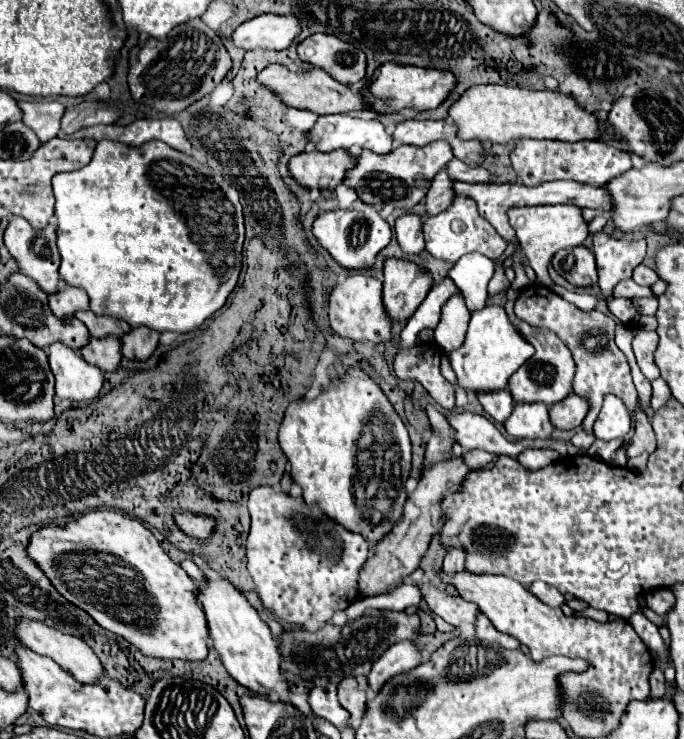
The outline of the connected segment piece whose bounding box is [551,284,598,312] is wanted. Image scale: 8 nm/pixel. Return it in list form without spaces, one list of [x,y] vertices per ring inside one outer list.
[[[557,284],[553,285],[551,289],[568,302],[576,304],[580,310],[585,312],[594,310],[594,308],[596,308],[596,304],[598,304],[598,298],[589,293],[572,292]]]

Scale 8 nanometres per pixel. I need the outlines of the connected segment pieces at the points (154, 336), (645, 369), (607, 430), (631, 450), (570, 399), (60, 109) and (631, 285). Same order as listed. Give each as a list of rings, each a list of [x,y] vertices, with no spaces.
[[[138,326],[122,336],[122,356],[130,360],[146,360],[158,346],[158,332]]]
[[[642,328],[634,330],[634,338],[632,338],[632,348],[636,354],[636,362],[642,370],[642,374],[648,380],[656,380],[660,376],[656,364],[654,364],[654,350],[658,344],[658,334],[656,332],[648,332]]]
[[[606,394],[604,396],[604,406],[600,410],[600,416],[594,424],[594,434],[600,440],[614,440],[614,438],[624,438],[630,432],[630,412],[624,406],[624,402],[614,396]]]
[[[638,412],[636,414],[636,436],[632,438],[632,444],[626,447],[627,457],[634,458],[642,452],[652,454],[654,450],[656,450],[656,436],[652,430],[652,424],[644,412]]]
[[[574,392],[566,396],[562,402],[550,406],[550,422],[560,430],[580,428],[584,416],[588,414],[588,402]]]
[[[56,100],[44,102],[24,102],[24,124],[32,128],[40,140],[40,132],[48,130],[46,126],[58,126],[64,114],[64,106]]]
[[[626,280],[626,282],[620,282],[616,288],[614,288],[614,298],[634,298],[634,296],[654,296],[648,288],[642,288],[642,286],[636,286],[636,282],[632,280]]]

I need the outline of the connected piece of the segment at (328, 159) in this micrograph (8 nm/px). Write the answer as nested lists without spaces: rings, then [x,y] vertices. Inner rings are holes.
[[[340,148],[334,152],[302,152],[294,156],[288,164],[292,176],[298,184],[310,190],[334,190],[344,182],[344,172],[352,168],[356,156]]]

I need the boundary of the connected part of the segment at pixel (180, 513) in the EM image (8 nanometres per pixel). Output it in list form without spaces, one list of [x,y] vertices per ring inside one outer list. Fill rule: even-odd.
[[[176,510],[172,514],[176,526],[188,536],[196,540],[208,540],[216,530],[216,518],[206,514],[194,514],[188,510]]]

